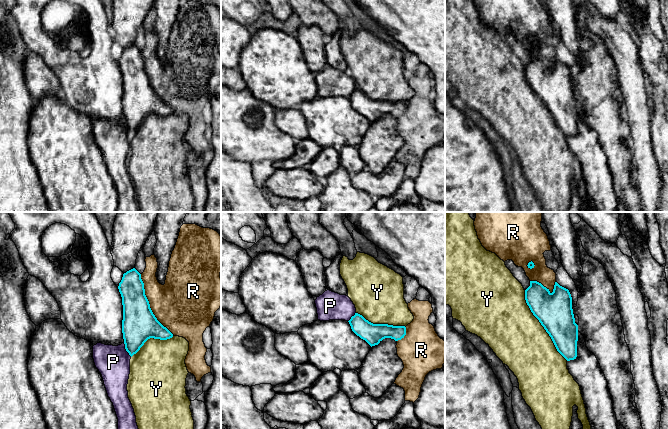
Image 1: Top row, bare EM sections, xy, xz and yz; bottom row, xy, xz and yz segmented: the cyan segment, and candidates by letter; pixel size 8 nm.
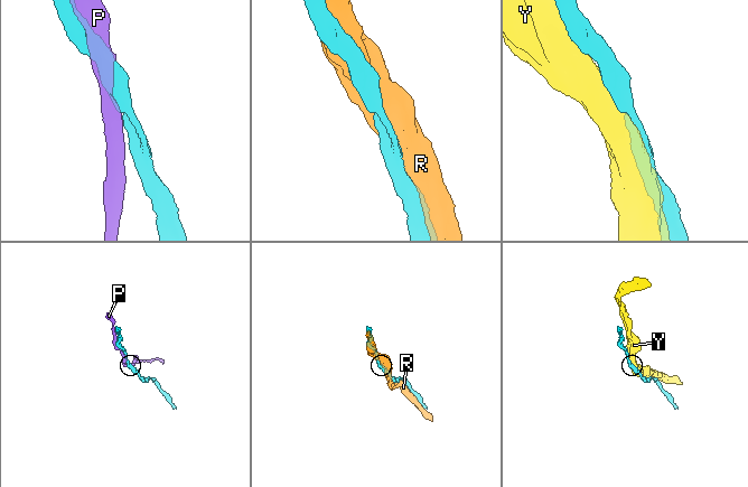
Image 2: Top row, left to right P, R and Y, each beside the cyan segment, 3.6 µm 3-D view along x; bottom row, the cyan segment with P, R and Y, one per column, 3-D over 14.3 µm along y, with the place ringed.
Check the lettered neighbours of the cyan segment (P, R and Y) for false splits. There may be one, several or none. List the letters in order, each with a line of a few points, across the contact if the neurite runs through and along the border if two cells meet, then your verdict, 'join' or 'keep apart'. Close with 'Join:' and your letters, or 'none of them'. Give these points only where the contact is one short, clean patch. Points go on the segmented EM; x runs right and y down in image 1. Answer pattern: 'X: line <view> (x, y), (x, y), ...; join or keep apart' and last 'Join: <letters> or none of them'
P: keep apart
R: join
Y: keep apart
Join: R

